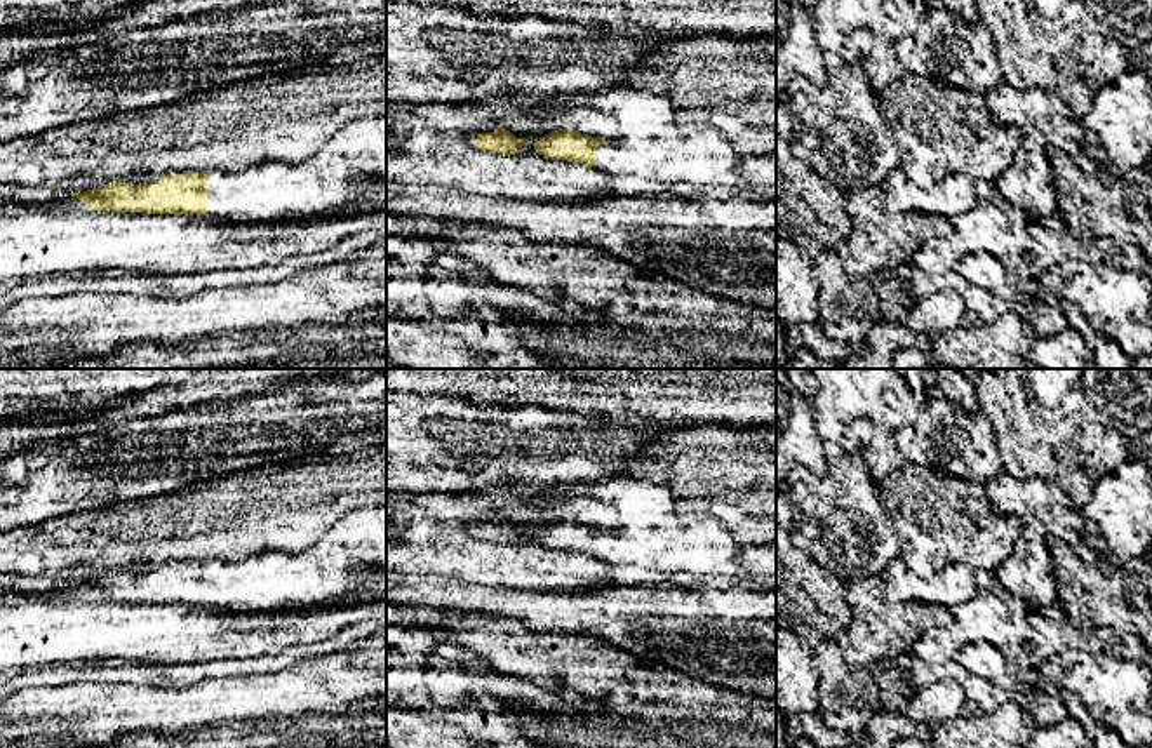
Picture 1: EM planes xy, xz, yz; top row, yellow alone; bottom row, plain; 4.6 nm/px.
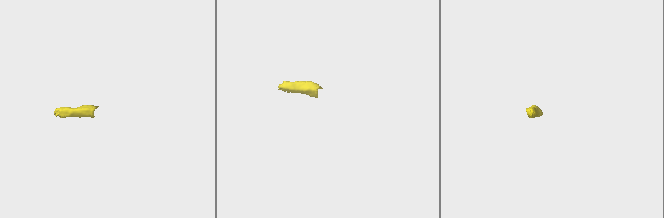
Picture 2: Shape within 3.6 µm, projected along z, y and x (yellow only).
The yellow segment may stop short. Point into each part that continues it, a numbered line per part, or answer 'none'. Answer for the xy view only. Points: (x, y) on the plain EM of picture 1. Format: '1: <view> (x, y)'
1: xy (272, 580)
2: xy (61, 594)

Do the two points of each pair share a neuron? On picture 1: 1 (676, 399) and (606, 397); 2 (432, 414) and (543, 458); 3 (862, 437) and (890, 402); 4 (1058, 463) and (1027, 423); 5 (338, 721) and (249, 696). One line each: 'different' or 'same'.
1: same
2: same
3: different
4: same
5: different

